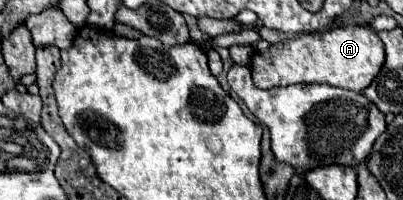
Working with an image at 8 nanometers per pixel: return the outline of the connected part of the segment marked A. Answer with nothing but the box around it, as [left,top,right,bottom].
[251,26,385,92]

